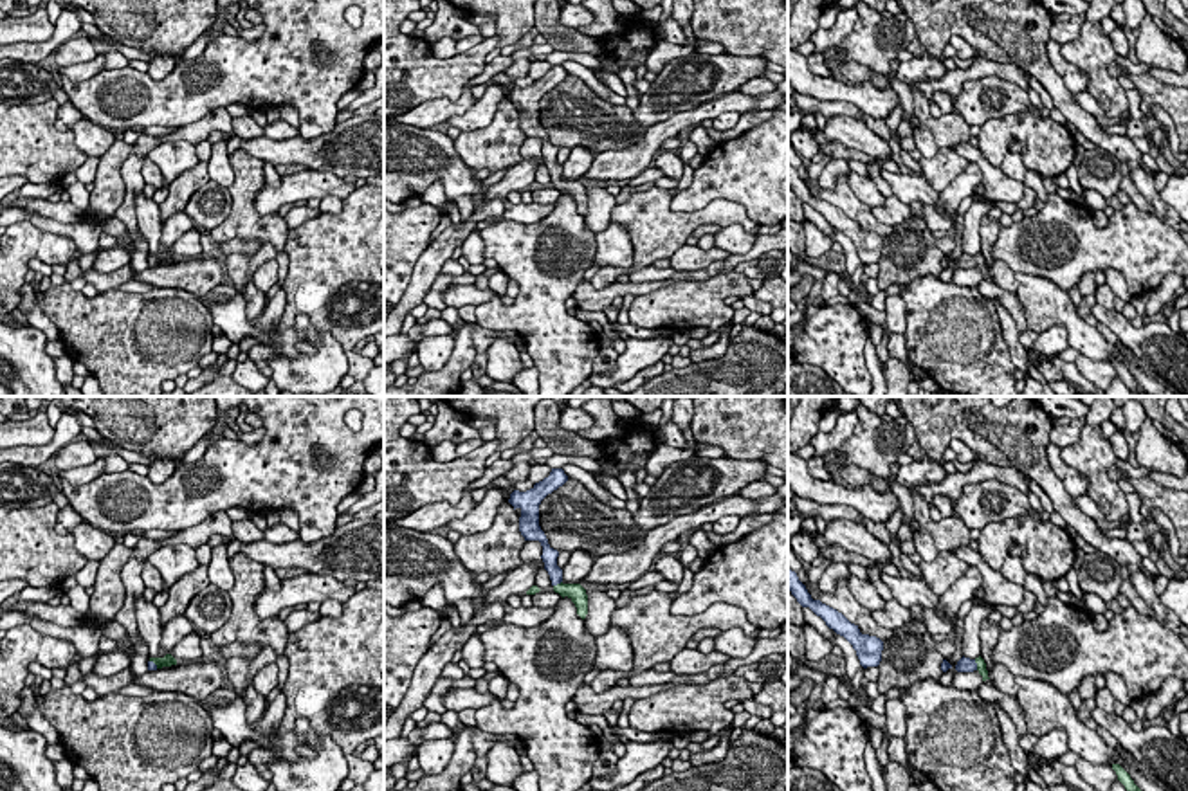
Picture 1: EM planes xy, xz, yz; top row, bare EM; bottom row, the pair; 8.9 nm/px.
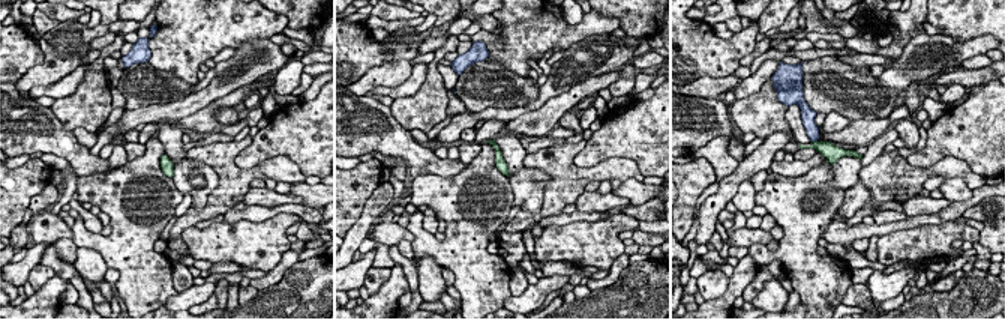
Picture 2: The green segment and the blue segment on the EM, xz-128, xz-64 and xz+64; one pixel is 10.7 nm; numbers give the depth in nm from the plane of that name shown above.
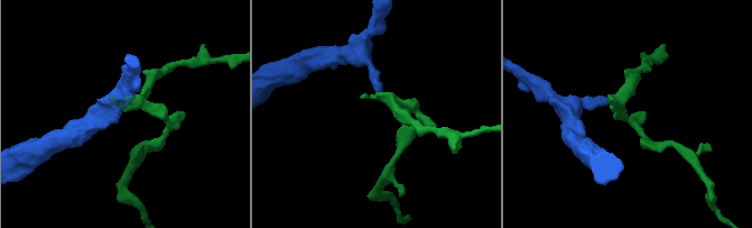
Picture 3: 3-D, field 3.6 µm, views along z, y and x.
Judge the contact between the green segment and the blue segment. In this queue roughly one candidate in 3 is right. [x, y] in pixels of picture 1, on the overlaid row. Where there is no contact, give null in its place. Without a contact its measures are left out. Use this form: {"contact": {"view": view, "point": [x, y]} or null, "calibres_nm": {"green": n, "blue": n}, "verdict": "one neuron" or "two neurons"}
{"contact": {"view": "xz", "point": [557, 584]}, "calibres_nm": {"green": 160, "blue": 130}, "verdict": "one neuron"}

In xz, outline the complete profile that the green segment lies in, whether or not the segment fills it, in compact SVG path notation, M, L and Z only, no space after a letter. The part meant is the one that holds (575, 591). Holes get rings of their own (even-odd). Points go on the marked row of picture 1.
M552 468L550 476L543 481L535 483L530 490L519 492L514 490L510 494L508 503L521 510L519 517L519 532L525 541L539 541L543 546L543 562L544 569L550 575L553 591L559 593L562 598L568 596L575 607L577 614L584 620L588 614L588 595L580 584L564 584L562 582L562 569L557 566L559 551L548 544L544 532L539 526L539 505L541 501L562 486L568 481L568 476L562 468Z

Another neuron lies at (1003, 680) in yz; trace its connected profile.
M995 663L988 677L993 688L997 688L1006 696L1017 697L1017 692L1019 692L1017 679L1004 665Z

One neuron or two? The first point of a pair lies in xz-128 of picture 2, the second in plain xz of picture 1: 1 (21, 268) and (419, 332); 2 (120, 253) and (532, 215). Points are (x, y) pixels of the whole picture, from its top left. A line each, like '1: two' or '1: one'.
1: two
2: two

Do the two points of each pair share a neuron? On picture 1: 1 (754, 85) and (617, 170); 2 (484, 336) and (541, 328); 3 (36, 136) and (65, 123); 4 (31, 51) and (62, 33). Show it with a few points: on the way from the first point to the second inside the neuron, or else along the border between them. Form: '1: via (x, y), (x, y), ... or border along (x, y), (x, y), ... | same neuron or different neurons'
1: border along (736, 90), (745, 94), (768, 92) | different neurons
2: border along (476, 321), (494, 332) | different neurons
3: border along (60, 105), (54, 125), (67, 132) | different neurons
4: via (38, 51), (54, 40) | same neuron

